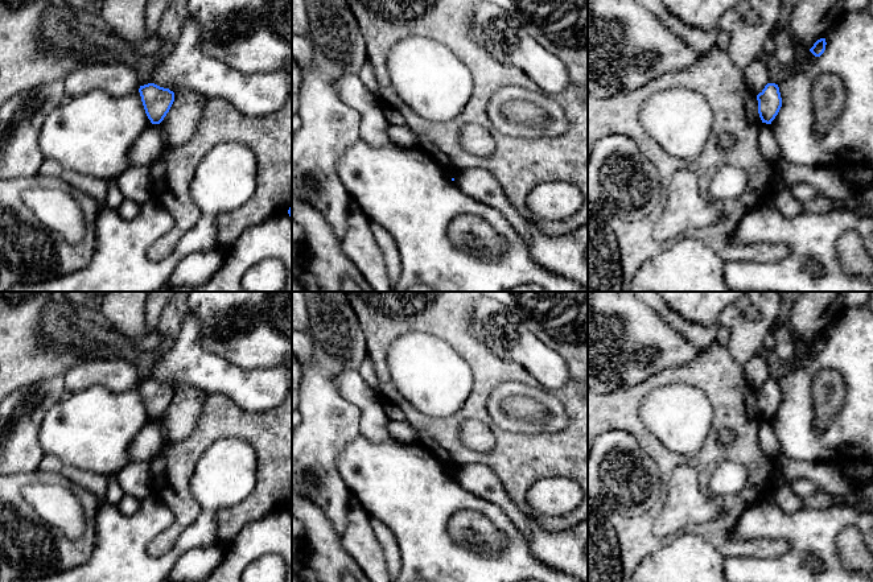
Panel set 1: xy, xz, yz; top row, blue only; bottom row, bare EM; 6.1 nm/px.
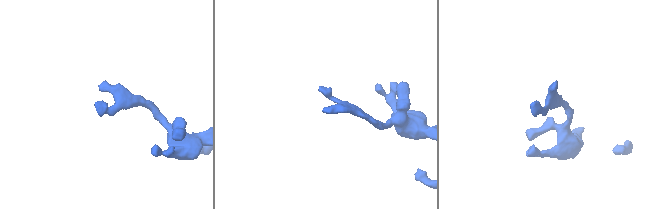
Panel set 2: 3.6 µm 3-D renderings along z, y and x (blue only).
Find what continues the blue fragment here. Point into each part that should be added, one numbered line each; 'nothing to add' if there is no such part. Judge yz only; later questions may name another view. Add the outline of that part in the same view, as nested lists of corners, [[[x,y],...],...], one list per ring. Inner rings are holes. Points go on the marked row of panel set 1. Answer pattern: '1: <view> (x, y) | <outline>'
nothing to add

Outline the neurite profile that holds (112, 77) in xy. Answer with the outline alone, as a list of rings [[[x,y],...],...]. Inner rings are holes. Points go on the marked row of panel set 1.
[[[118,59],[82,63],[65,77],[65,94],[77,96],[92,90],[115,98],[137,92],[140,82],[136,71]]]

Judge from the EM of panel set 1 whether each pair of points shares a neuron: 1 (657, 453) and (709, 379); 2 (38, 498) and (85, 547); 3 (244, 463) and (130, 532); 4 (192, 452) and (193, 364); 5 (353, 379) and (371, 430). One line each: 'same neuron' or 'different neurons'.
1: same neuron
2: different neurons
3: same neuron
4: different neurons
5: same neuron

